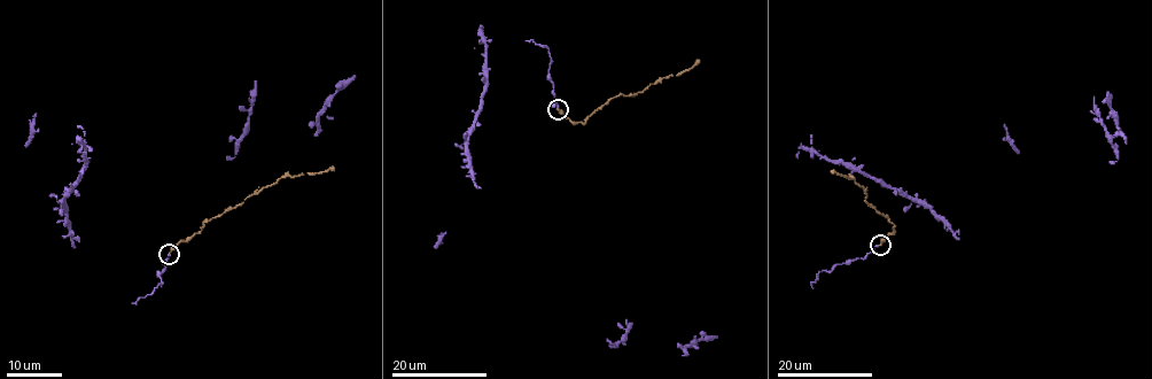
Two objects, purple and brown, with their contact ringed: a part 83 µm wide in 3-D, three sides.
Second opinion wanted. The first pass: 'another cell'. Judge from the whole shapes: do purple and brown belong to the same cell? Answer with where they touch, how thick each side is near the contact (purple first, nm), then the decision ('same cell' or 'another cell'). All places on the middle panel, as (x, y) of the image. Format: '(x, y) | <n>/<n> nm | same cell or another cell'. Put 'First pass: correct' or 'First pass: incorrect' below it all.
(558, 109) | 160/220 nm | same cell
First pass: incorrect

